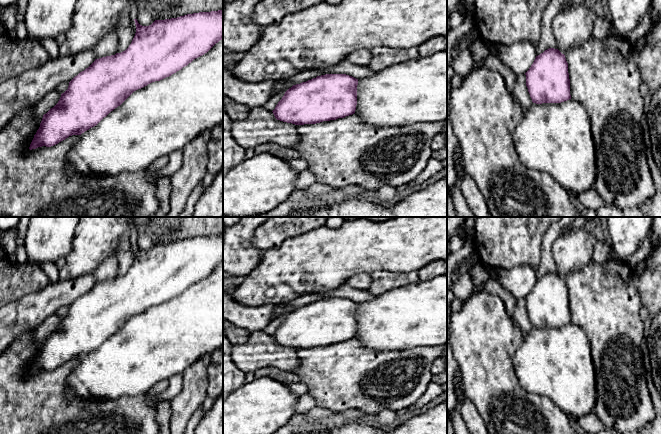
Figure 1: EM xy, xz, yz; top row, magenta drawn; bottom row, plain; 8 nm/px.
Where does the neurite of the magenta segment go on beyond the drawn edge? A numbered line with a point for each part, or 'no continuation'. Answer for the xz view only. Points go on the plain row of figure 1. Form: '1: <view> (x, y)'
no continuation

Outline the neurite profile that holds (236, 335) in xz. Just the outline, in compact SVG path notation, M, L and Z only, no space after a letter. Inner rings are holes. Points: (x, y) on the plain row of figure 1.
M224 319L223 332L225 333L225 335L227 336L228 340L232 345L244 344L251 334L251 332L249 332L248 330L239 328Z

